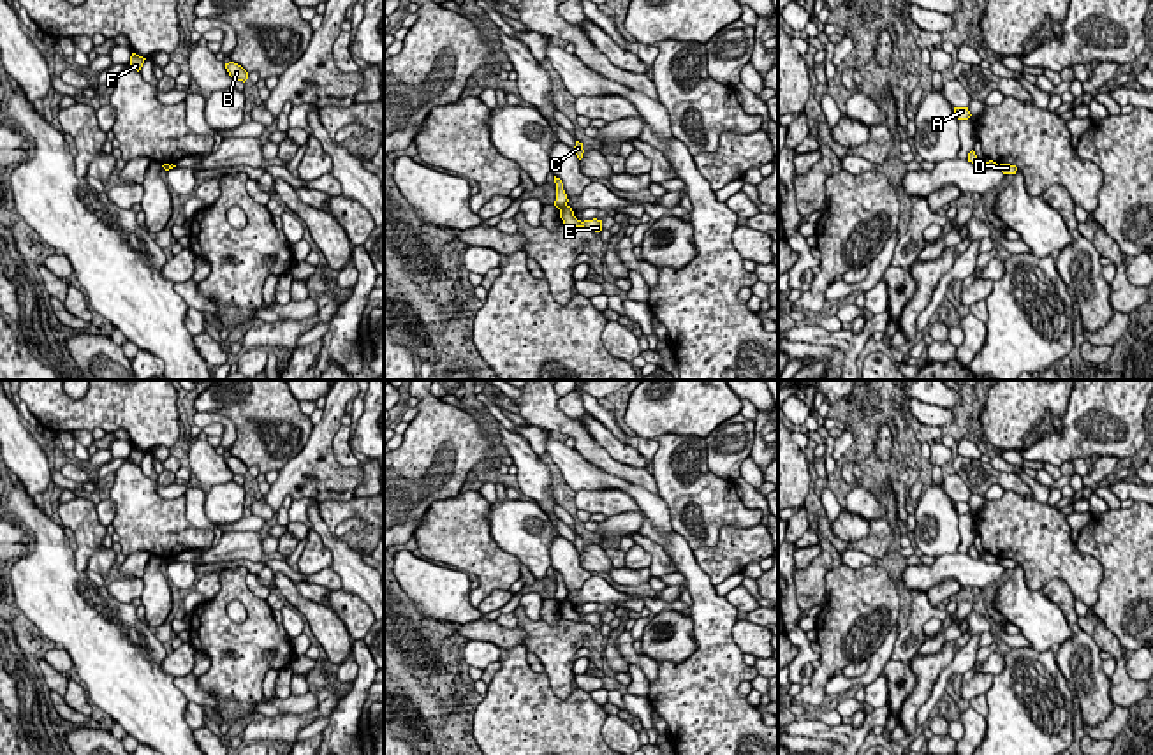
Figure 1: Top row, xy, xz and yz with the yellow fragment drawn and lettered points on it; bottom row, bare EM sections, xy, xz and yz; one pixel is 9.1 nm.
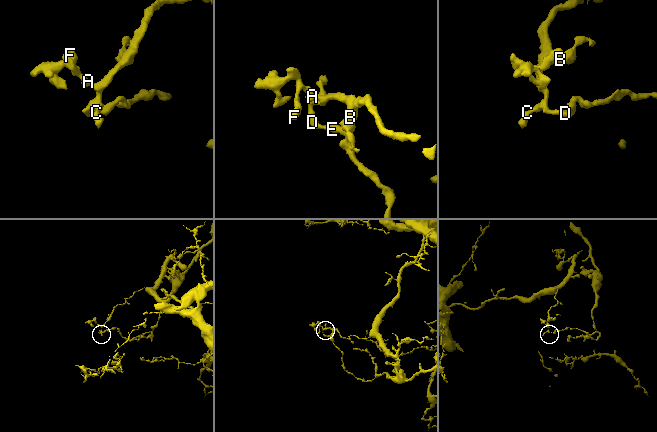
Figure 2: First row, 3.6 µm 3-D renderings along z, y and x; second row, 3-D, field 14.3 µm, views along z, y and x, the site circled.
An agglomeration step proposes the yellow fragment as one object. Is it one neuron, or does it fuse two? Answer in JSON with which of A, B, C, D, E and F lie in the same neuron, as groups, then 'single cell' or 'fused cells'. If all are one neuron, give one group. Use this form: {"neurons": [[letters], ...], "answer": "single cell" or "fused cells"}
{"neurons": [["A", "B", "C", "F"], ["D", "E"]], "answer": "fused cells"}

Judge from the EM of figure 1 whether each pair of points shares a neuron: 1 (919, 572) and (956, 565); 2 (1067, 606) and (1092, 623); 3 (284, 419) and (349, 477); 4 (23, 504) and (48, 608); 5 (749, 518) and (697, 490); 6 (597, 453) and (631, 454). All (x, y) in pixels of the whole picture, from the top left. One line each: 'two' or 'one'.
1: one
2: two
3: two
4: one
5: one
6: two

